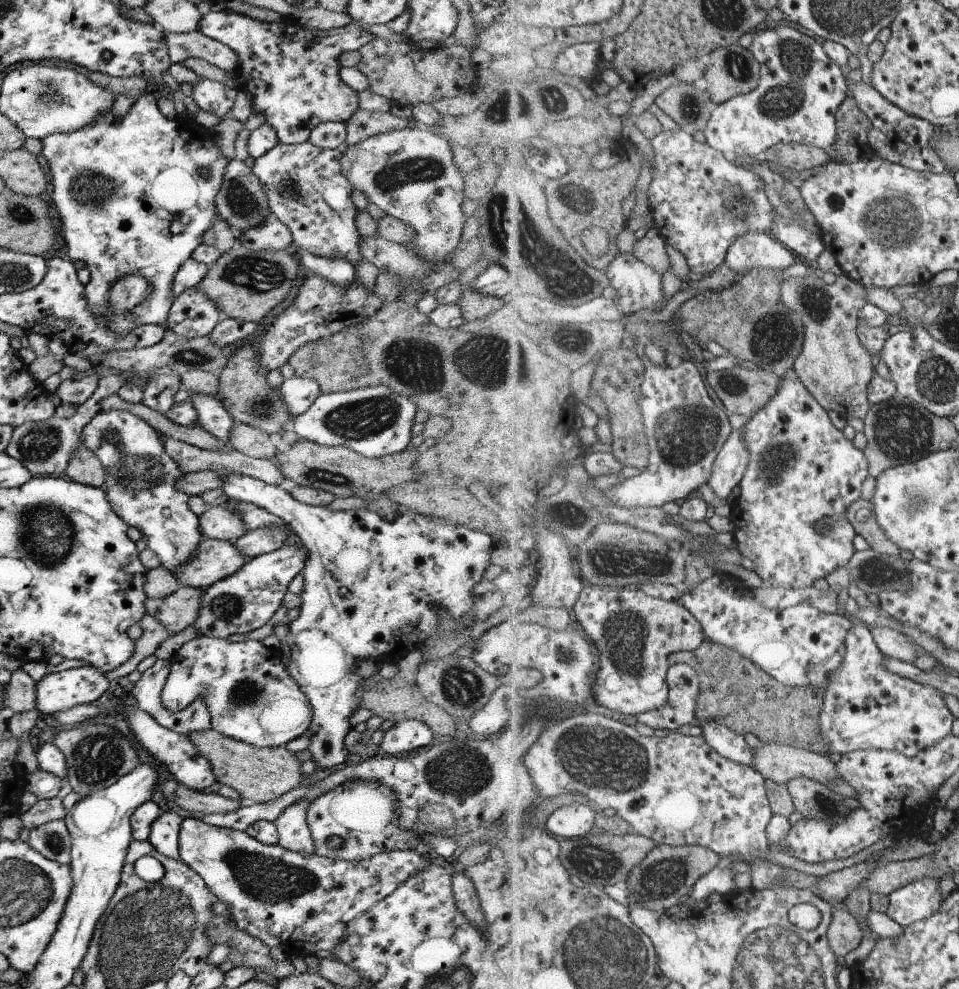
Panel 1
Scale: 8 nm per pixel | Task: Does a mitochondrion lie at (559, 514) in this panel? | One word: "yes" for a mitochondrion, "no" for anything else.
yes

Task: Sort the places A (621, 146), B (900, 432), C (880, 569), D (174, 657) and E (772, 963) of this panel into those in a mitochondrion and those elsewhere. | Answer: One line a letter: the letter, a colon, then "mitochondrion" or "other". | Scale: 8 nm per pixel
A: other
B: mitochondrion
C: mitochondrion
D: other
E: mitochondrion

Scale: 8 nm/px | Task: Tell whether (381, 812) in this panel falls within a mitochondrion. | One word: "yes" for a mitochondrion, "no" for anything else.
no

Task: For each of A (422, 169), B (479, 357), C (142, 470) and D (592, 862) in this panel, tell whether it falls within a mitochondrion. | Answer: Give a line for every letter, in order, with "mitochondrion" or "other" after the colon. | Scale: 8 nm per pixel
A: mitochondrion
B: mitochondrion
C: mitochondrion
D: mitochondrion

